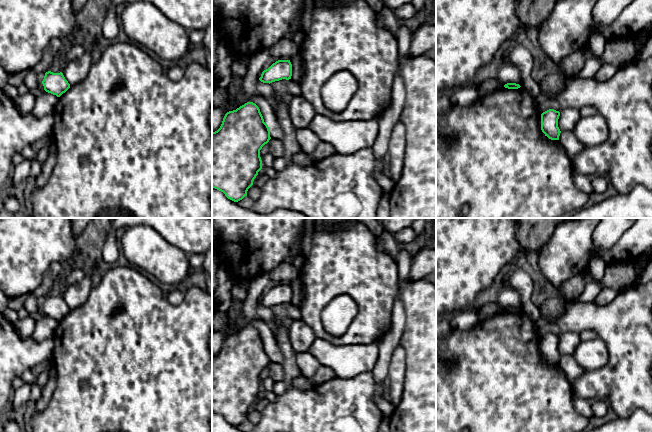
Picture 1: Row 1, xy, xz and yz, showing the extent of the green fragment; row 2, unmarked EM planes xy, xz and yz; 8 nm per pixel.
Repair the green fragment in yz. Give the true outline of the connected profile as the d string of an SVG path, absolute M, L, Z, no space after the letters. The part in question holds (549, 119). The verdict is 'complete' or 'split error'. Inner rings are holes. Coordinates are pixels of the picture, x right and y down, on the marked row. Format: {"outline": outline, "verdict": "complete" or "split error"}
{"outline": "M549 109L541 114L541 130L551 140L559 140L560 129L558 127L558 119L560 112Z", "verdict": "complete"}

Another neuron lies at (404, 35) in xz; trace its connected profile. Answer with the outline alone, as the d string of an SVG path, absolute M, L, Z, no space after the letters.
M400 26L397 31L396 38L401 58L407 58L410 56L412 34L413 33L407 27L403 26Z

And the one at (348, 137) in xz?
M316 115L308 125L321 142L329 143L340 154L371 148L379 132L379 117L370 120L334 121Z

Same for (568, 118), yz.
M572 107L563 109L560 111L558 119L558 127L560 131L573 131L580 118L581 114L579 109Z

